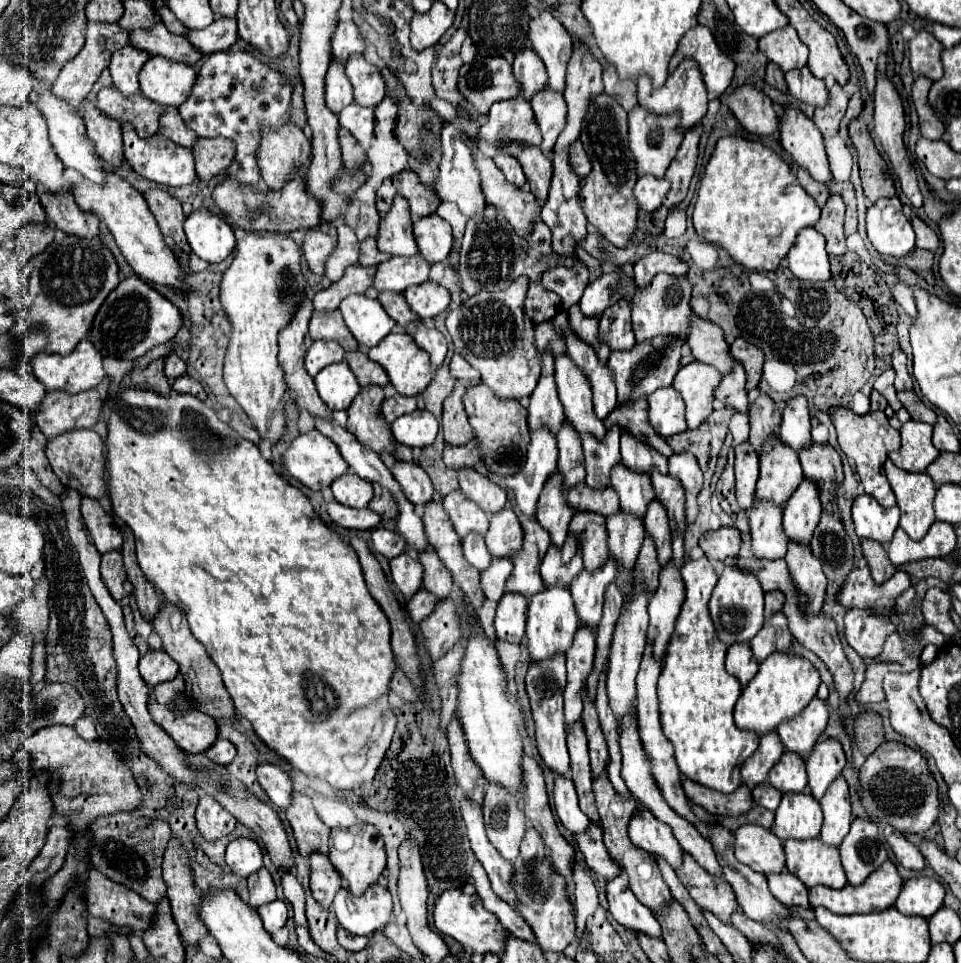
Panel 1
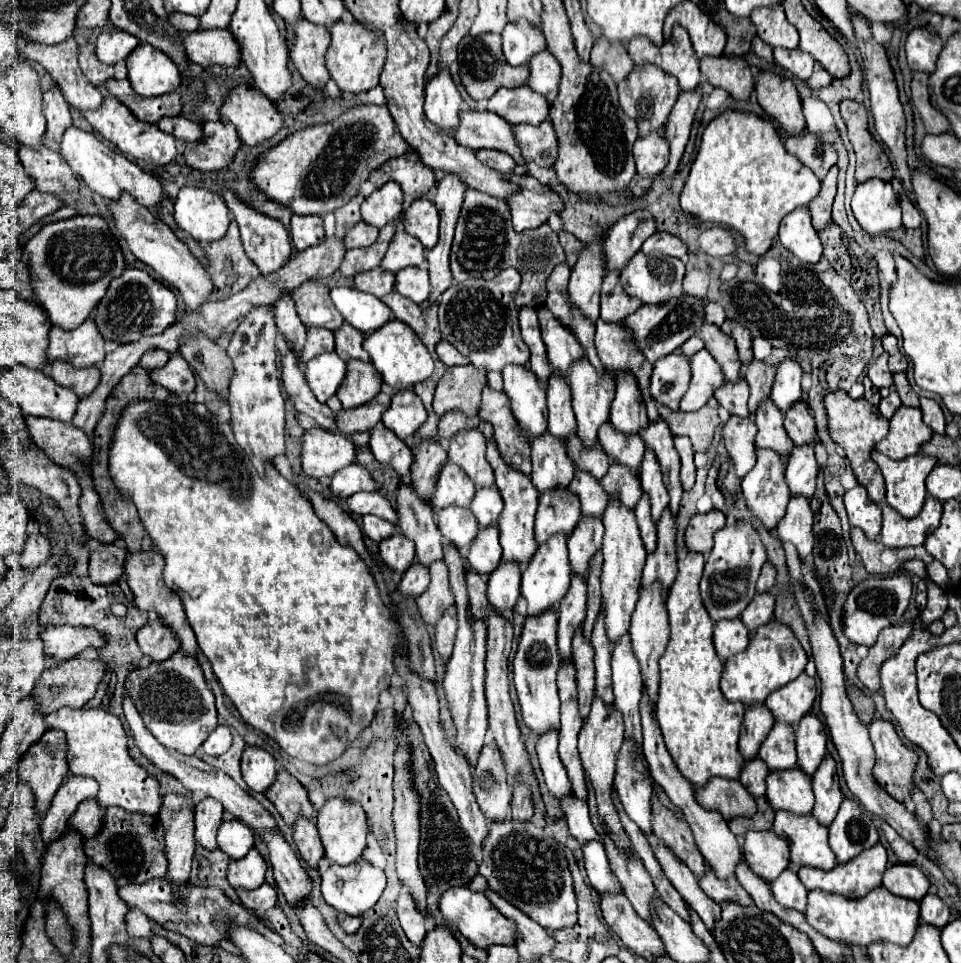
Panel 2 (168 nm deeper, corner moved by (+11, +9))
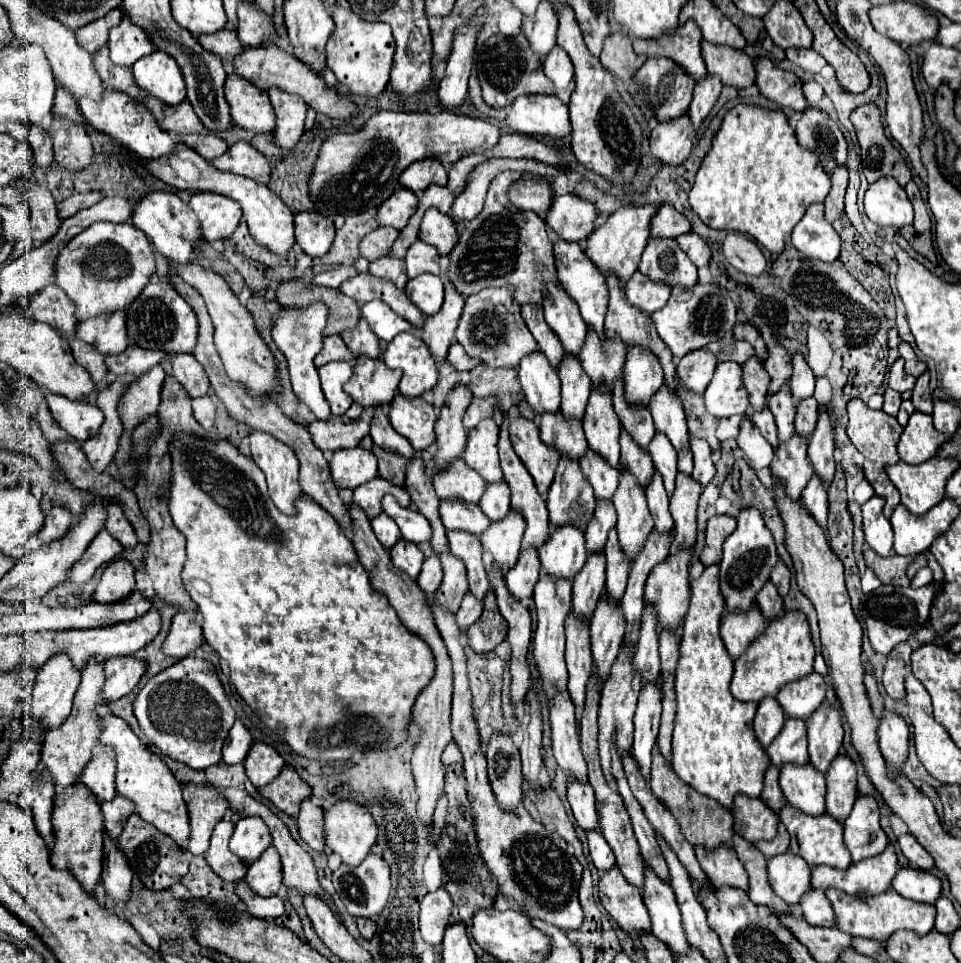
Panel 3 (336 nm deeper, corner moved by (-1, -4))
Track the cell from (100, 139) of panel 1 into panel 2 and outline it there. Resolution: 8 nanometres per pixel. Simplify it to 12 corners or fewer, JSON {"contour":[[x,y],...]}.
{"contour":[[16,36],[16,48],[46,68],[78,112],[104,96],[78,66],[74,38],[40,46]]}

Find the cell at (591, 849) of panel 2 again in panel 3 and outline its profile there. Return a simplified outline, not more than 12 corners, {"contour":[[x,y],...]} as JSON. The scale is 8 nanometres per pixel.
{"contour":[[586,833],[594,867],[600,873],[614,867],[614,853],[602,833]]}

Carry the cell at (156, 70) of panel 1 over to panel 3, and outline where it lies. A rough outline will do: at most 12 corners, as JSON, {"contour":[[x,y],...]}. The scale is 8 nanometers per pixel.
{"contour":[[154,51],[134,63],[140,89],[166,105],[186,99],[172,57]]}

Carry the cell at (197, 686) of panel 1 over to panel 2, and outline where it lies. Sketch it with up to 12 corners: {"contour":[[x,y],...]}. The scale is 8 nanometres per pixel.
{"contour":[[156,548],[126,556],[126,578],[140,610],[158,616],[196,654],[180,596],[162,580]]}

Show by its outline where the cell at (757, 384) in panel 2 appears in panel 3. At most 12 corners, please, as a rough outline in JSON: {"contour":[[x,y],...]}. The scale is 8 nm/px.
{"contour":[[784,347],[768,351],[764,369],[770,375],[768,397],[792,375],[792,357]]}

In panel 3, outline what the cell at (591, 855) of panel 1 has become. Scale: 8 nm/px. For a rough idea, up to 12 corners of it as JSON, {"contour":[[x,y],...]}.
{"contour":[[568,785],[568,801],[576,823],[596,831],[600,815],[590,785]]}

